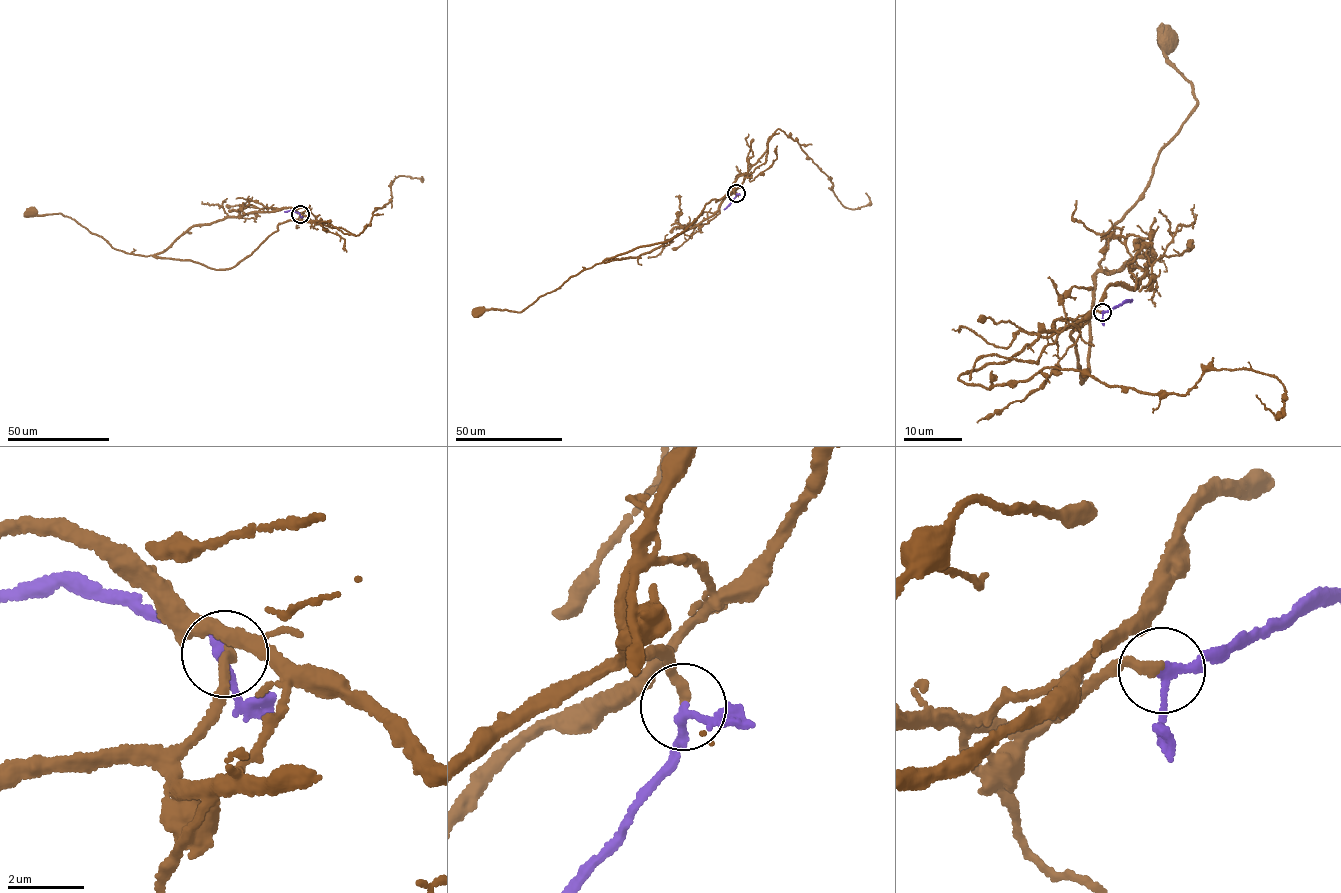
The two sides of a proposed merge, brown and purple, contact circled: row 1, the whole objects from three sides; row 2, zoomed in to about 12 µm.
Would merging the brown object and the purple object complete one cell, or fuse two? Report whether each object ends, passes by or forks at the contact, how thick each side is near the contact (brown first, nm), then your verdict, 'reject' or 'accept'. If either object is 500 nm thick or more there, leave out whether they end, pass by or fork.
brown passes by; purple passes by; 180 nm thick on the brown side, 200 nm on the other; accept

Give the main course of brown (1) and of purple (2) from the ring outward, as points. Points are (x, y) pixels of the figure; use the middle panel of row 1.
1: (736, 194), (734, 191), (710, 201), (698, 216), (669, 240), (596, 263), (519, 312), (479, 311)
2: (736, 194), (724, 209)

